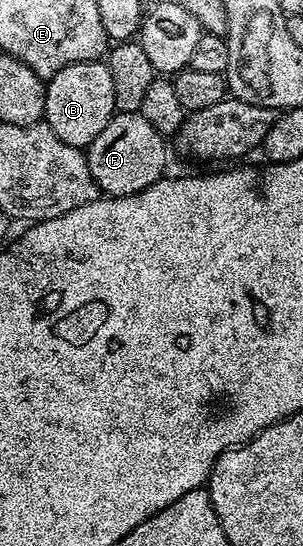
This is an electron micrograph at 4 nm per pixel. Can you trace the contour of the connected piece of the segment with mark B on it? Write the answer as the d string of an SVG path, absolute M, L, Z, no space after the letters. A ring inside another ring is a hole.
M89 60L76 62L72 66L64 66L55 76L45 81L46 114L44 122L68 146L76 146L83 150L108 126L114 115L114 95L112 94L112 74L104 62Z

